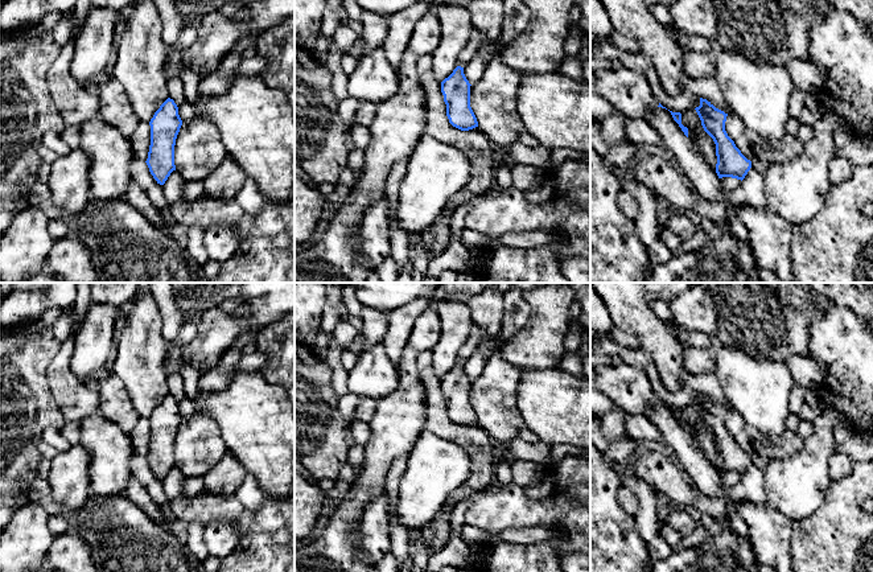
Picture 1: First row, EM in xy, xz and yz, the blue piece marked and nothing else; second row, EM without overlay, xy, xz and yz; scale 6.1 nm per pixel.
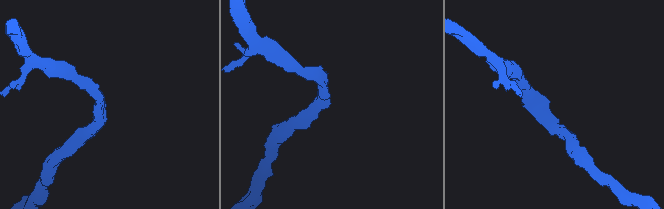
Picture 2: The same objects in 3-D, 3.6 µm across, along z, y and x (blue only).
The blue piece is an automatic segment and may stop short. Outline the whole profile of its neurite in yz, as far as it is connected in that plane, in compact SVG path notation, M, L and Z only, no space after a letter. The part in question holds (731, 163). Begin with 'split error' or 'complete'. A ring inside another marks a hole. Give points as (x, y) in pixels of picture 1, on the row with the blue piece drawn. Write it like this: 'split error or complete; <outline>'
complete; M700 98L700 106L695 110L704 131L716 144L716 173L718 178L732 177L742 181L751 168L751 161L741 153L726 133L725 122L728 114L716 108L711 102L703 98Z

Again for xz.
complete; M457 66L441 82L441 92L446 104L449 123L461 131L478 127L477 118L470 107L470 86L461 66Z

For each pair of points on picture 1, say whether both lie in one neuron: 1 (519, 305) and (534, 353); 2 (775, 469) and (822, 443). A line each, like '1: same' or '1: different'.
1: different
2: same

